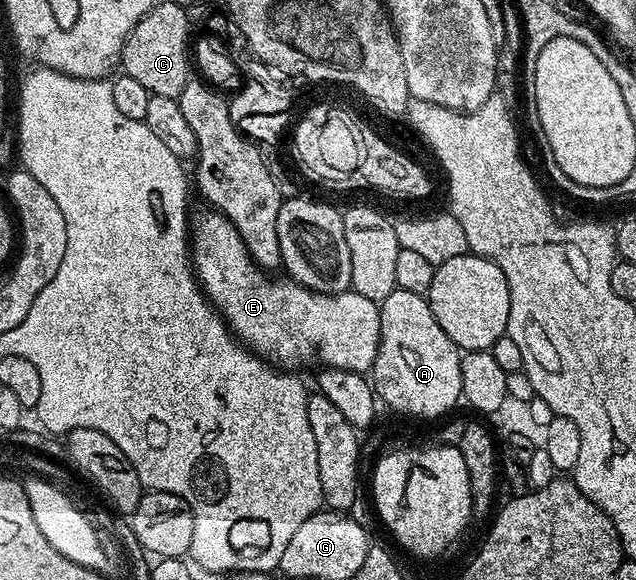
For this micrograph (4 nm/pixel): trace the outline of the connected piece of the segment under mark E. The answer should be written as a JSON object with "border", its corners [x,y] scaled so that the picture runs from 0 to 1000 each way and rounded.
{"border":[[[335,359],[319,360],[311,378],[303,378],[296,403],[299,443],[305,476],[332,528],[349,545],[363,578],[395,610],[437,634],[481,631],[486,624],[522,638],[546,638],[555,645],[574,647],[586,640],[591,607],[597,593],[597,528],[566,510],[558,500],[539,507],[511,507],[473,493],[454,476],[423,479],[420,467],[399,450],[393,429],[384,421],[377,400],[358,378]]]}

